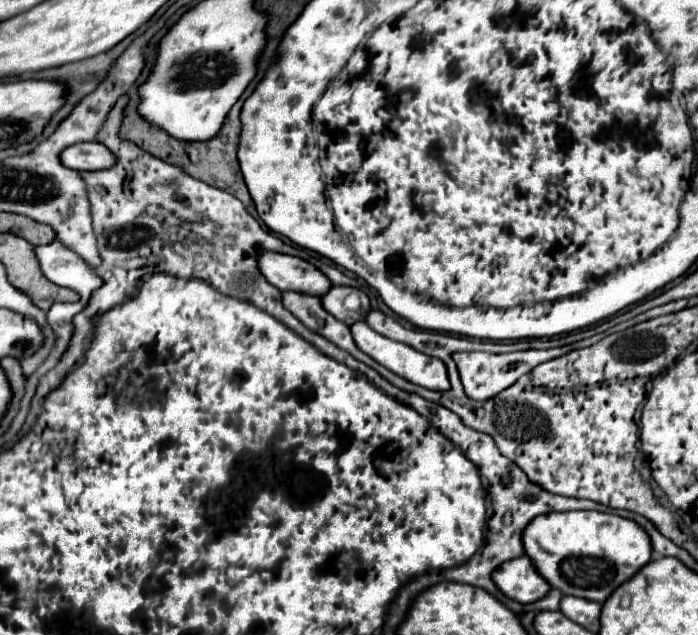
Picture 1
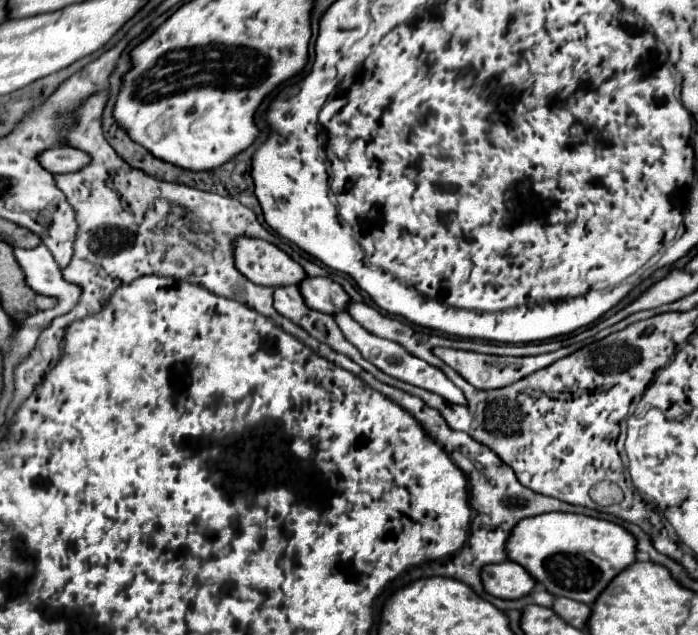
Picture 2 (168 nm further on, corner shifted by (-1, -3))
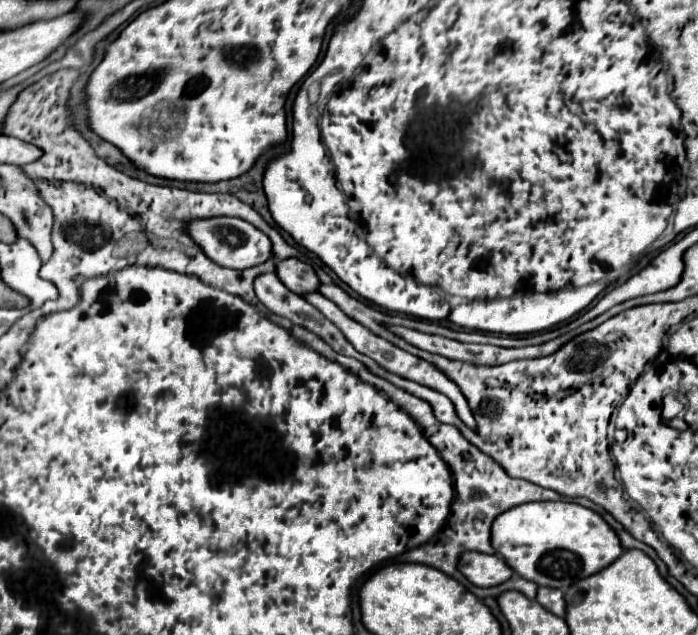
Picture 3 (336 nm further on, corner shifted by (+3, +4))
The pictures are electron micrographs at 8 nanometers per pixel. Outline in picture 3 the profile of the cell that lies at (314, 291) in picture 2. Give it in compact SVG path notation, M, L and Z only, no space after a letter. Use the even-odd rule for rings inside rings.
M283 259L277 263L277 275L283 281L287 289L291 289L297 295L307 295L313 291L319 291L319 277L315 269L299 259Z

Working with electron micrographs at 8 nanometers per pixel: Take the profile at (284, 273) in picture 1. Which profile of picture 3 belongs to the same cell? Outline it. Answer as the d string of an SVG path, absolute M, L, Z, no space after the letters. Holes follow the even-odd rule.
M213 217L213 219L205 219L205 221L193 221L189 225L189 233L197 241L197 245L201 245L205 255L209 259L213 259L215 263L219 263L221 267L249 269L249 267L257 267L257 265L265 263L273 255L269 237L243 219Z

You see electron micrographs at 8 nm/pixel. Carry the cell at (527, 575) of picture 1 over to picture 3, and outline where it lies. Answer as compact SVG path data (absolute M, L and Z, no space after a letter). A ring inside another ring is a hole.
M463 553L461 569L459 569L473 585L477 587L495 587L513 577L513 569L499 555L483 555L483 553Z

